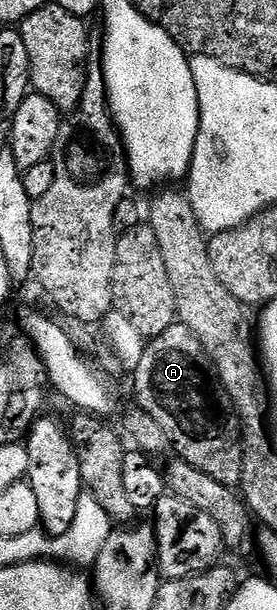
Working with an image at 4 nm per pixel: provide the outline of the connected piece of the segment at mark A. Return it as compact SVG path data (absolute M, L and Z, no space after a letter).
M172 323L166 333L158 333L158 337L147 340L134 378L135 402L158 421L173 452L194 465L194 469L214 477L214 481L222 481L222 485L233 489L239 488L244 464L240 419L224 392L206 349L202 349L202 341L198 341L184 323Z

